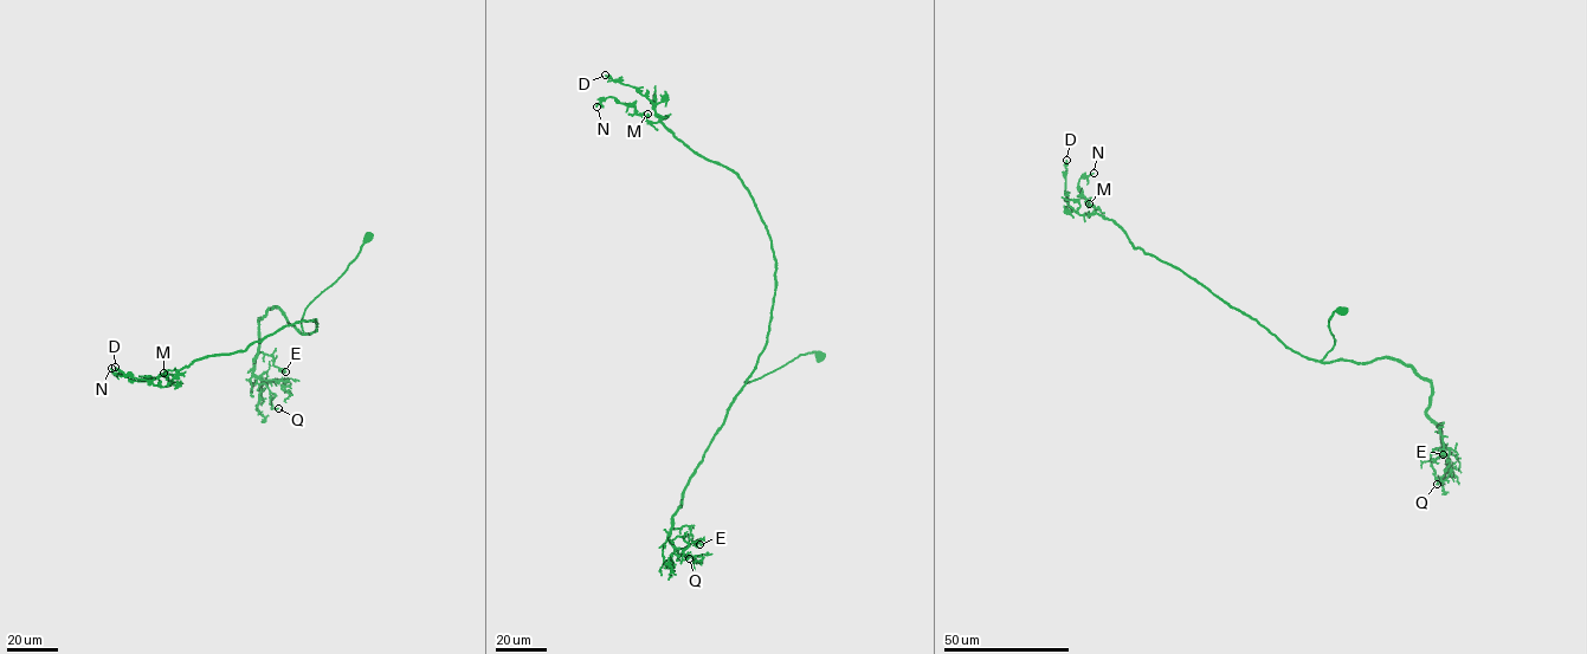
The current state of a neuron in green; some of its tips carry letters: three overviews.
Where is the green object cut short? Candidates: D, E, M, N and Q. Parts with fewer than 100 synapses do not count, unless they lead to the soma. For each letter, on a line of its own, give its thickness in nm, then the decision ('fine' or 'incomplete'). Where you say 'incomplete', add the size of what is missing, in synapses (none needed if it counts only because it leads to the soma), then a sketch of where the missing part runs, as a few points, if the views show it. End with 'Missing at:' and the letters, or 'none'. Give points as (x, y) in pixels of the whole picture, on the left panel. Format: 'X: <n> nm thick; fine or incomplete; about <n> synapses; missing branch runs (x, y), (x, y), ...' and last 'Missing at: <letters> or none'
D: 160 nm thick; fine
E: 120 nm thick; fine
M: 260 nm thick; fine
N: 120 nm thick; fine
Q: 160 nm thick; fine
Missing at: none

